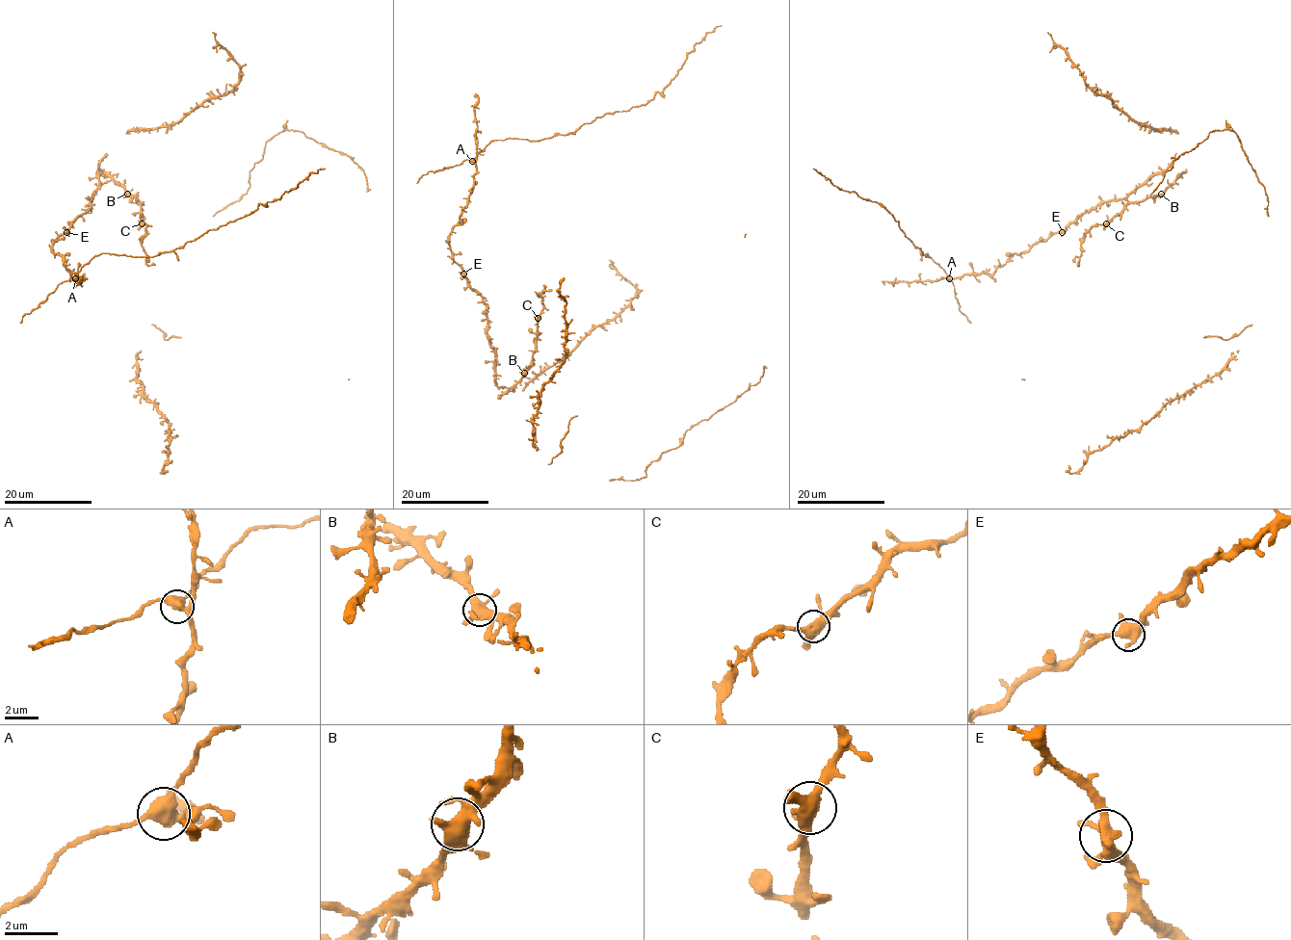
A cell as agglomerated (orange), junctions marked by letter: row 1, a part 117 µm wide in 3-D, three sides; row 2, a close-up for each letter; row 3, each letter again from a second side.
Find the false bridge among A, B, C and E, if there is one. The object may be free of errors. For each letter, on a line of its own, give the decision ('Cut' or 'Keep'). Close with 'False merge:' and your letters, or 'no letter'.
A: Cut
B: Keep
C: Keep
E: Keep
False merge: A

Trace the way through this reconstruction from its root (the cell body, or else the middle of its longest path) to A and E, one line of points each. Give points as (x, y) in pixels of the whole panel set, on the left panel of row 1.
A: (99, 174), (90, 207), (53, 246), (70, 274), (79, 276), (76, 278)
E: (99, 174), (99, 186), (90, 200), (90, 207), (72, 222), (66, 232)

